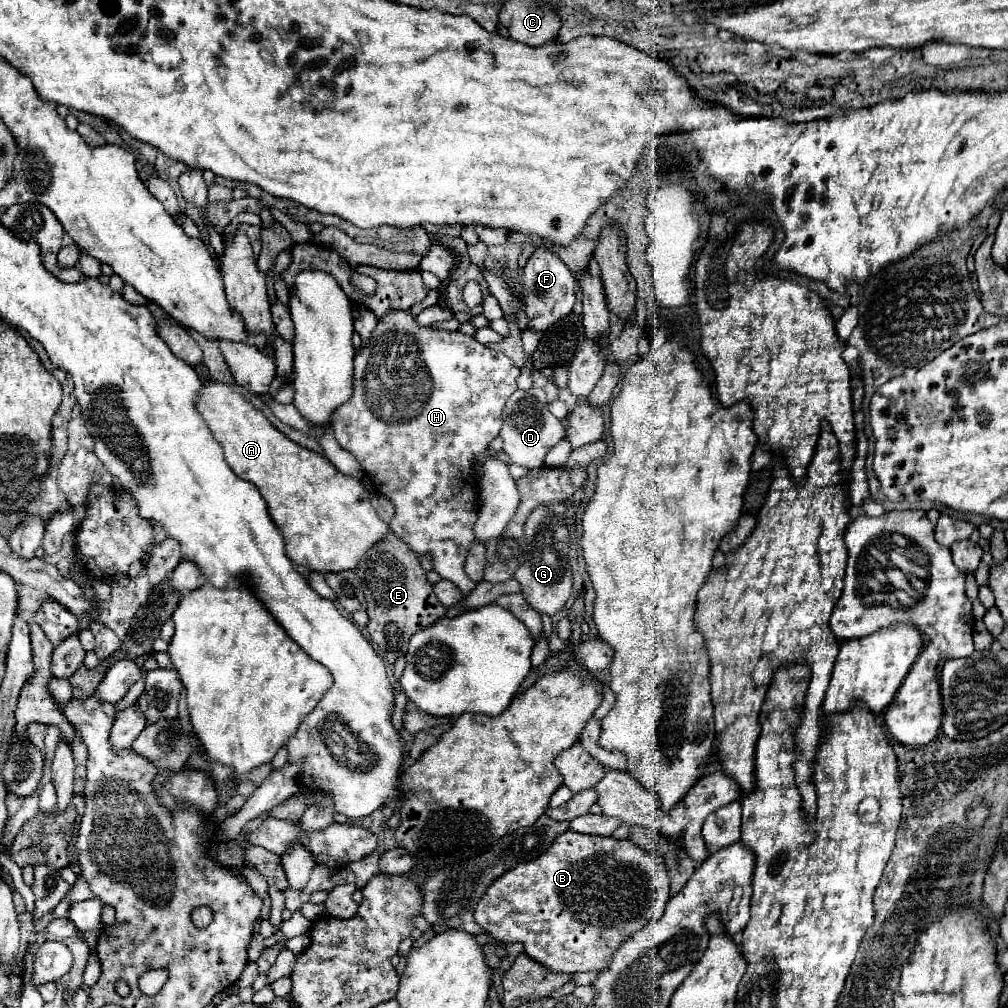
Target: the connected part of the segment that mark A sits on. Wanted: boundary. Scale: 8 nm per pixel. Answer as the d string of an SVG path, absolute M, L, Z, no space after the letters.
M209 381L203 387L197 409L207 421L215 439L223 445L225 459L233 473L245 481L251 481L263 493L271 519L285 537L285 551L297 565L321 573L339 573L355 569L365 557L365 551L389 535L389 525L381 521L375 513L369 501L369 493L361 485L361 481L339 473L325 455L305 449L285 437L277 427L269 423L269 419L261 411L257 411L249 401L245 401L243 395L235 389L217 381Z

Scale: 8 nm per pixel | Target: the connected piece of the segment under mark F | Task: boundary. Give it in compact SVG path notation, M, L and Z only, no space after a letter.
M537 249L523 269L521 303L525 315L529 317L527 331L537 331L537 333L545 331L559 319L567 317L575 303L575 285L577 279L571 275L567 265L557 255L553 255L549 249Z

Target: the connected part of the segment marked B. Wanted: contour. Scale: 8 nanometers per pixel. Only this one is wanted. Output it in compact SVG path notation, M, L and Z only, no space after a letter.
M565 831L541 857L521 863L497 877L477 903L473 917L499 941L521 943L533 961L553 973L599 971L609 963L609 957L621 941L663 915L667 899L669 877L661 857L645 853L629 839Z

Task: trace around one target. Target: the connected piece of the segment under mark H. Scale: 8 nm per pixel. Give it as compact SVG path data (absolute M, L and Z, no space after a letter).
M397 311L397 313L387 313L379 323L377 329L373 331L373 337L369 341L369 345L363 345L363 349L357 353L355 357L355 383L353 383L353 397L341 405L341 409L337 409L337 413L333 415L333 435L337 439L337 443L349 451L361 465L361 469L371 477L373 485L395 505L395 515L391 519L391 531L403 539L419 557L423 555L431 555L433 561L433 569L443 577L453 581L463 595L467 595L473 589L473 581L469 581L469 577L463 571L465 565L465 557L467 551L473 543L473 525L477 521L477 473L475 473L475 457L479 453L483 453L489 443L499 435L499 427L501 427L501 411L505 407L507 397L517 389L517 377L519 377L519 367L503 353L497 353L493 349L489 349L487 345L481 345L477 341L473 341L473 337L463 335L459 331L435 331L431 327L419 327L415 323L415 317L409 311Z

